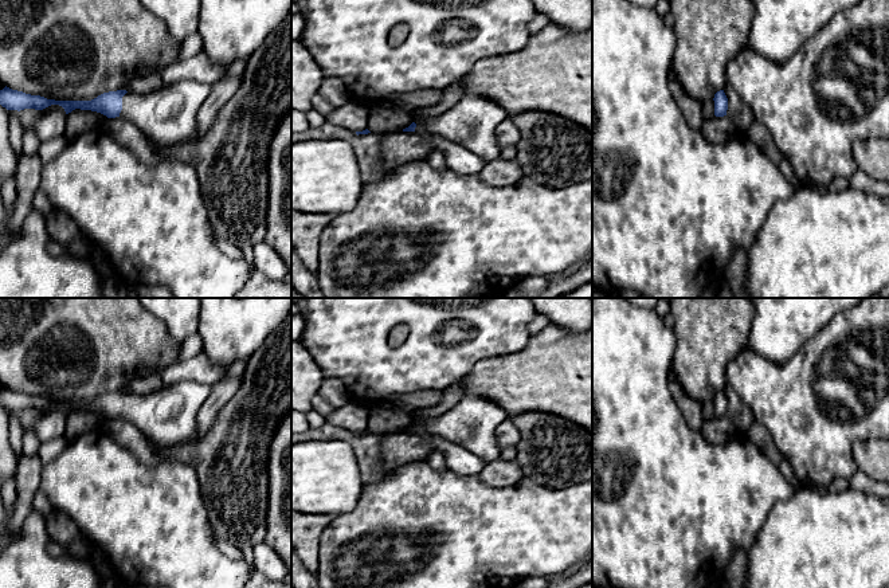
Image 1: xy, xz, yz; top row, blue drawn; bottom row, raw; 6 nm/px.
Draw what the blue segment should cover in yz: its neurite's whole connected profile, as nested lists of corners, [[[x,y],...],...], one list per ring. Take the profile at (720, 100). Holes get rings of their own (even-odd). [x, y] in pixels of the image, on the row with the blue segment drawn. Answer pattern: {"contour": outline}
{"contour": [[[720,90],[714,94],[714,115],[716,117],[724,117],[727,115],[728,110],[728,98],[724,93],[724,90]]]}

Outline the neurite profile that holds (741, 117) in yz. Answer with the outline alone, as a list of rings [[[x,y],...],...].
[[[727,85],[724,93],[728,98],[727,117],[732,121],[736,132],[747,133],[755,122],[751,109],[741,101],[740,95],[732,86]]]

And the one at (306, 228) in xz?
[[[291,208],[291,248],[305,267],[317,274],[320,264],[320,235],[336,215],[309,215]]]

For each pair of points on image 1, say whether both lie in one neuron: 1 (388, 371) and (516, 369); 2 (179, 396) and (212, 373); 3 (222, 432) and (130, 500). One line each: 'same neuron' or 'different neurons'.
1: different neurons
2: different neurons
3: different neurons

